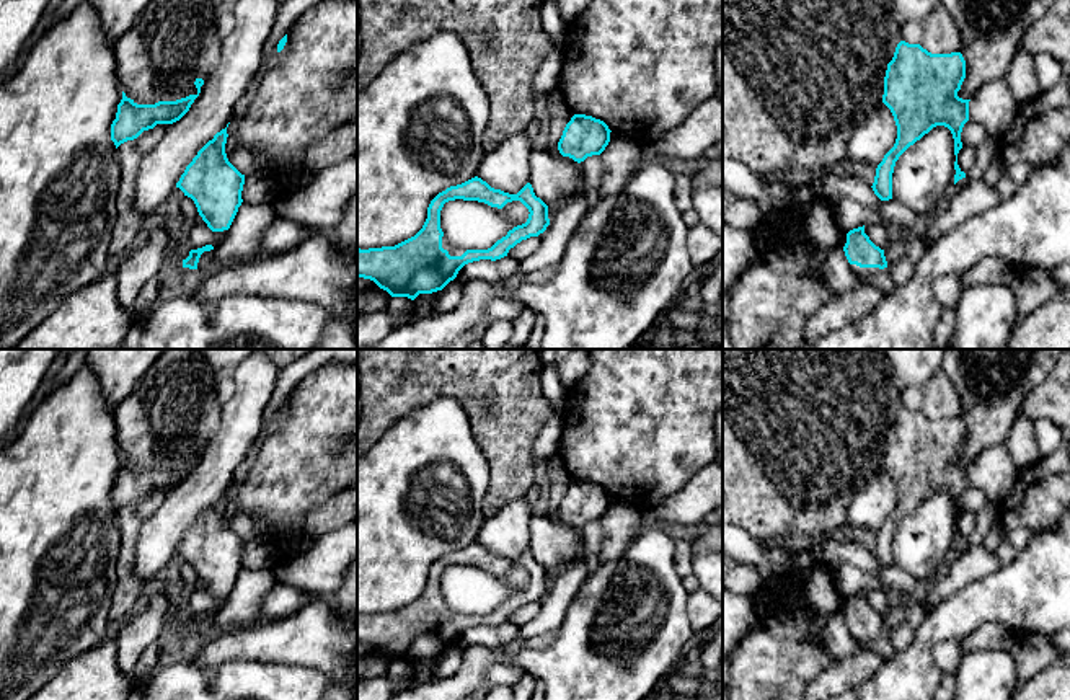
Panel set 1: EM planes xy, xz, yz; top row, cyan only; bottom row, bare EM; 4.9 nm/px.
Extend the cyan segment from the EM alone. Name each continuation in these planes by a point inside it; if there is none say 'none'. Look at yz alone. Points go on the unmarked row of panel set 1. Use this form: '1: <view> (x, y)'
1: yz (865, 640)

